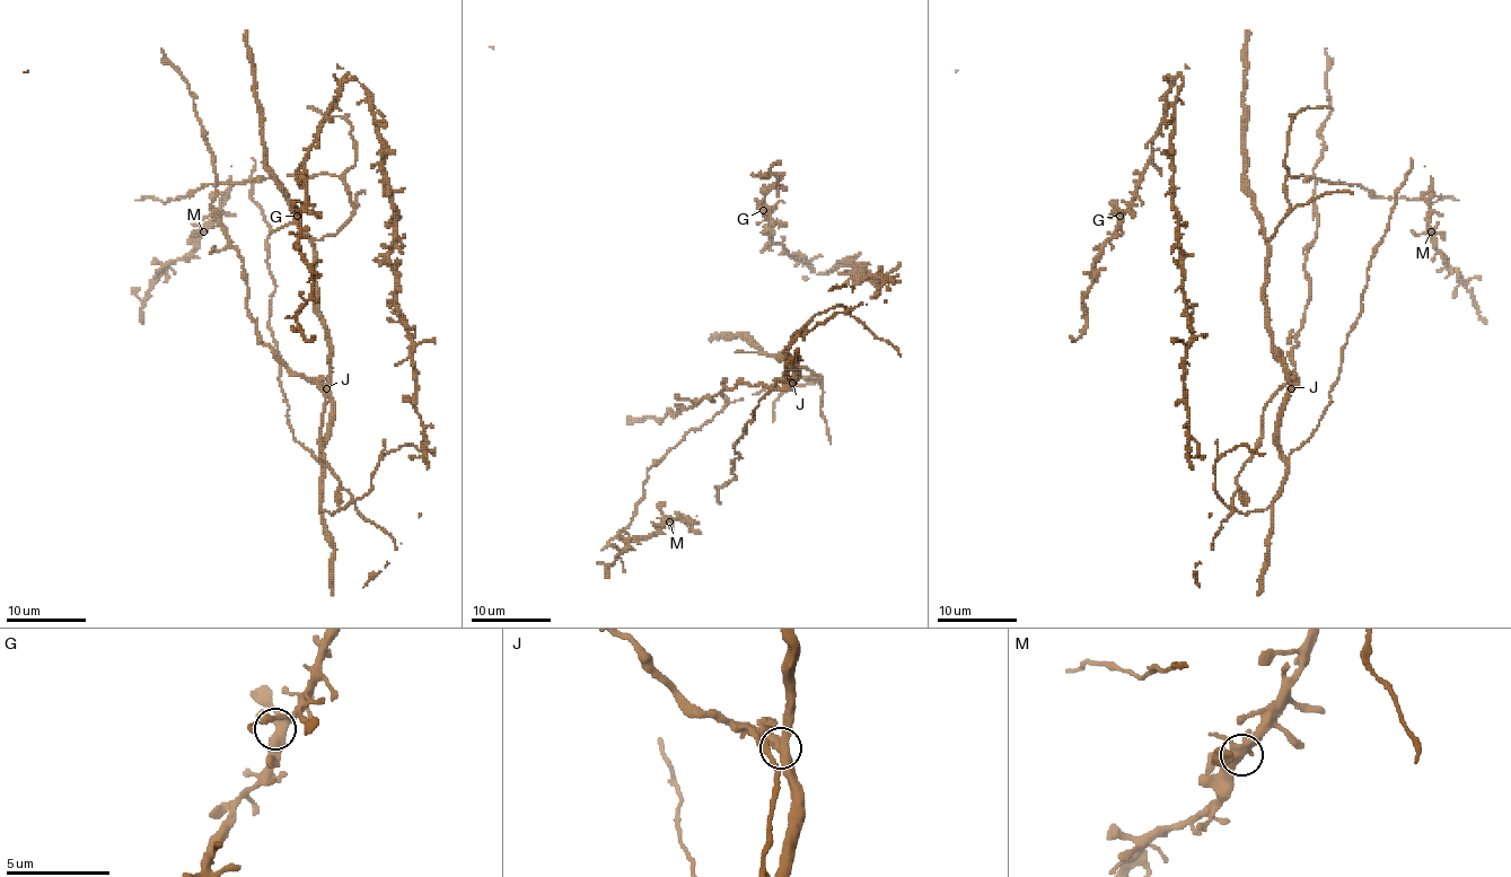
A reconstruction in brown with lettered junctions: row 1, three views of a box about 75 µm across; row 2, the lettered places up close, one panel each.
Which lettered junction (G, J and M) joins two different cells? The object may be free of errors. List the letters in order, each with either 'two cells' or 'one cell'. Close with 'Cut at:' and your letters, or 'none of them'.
G: one cell
J: two cells
M: one cell
Cut at: J

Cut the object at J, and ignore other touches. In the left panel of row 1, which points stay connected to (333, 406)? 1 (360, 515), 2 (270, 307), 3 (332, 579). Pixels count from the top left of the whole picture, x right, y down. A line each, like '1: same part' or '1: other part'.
1: other part
2: same part
3: same part

